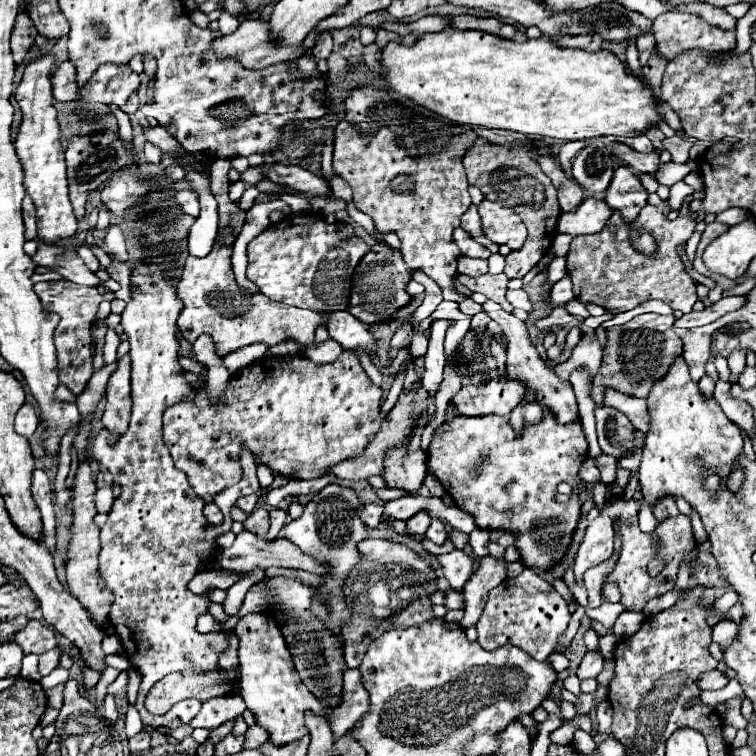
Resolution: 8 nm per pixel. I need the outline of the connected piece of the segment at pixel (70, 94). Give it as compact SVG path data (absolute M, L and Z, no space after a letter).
M64 60L52 76L52 90L56 100L74 100L76 98L76 66L70 60Z

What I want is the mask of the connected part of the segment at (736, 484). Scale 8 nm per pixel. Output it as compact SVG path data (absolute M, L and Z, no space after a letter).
M736 460L736 462L732 464L732 474L728 476L728 488L730 488L730 492L738 492L738 490L742 488L744 480L746 480L744 468L742 468L742 466L740 466L740 462Z

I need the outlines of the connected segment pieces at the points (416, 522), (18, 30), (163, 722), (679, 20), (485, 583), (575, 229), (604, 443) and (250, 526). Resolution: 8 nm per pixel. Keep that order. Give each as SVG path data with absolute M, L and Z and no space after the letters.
M420 510L418 514L414 514L412 518L408 518L406 520L406 524L408 524L408 532L410 534L424 534L426 530L428 530L428 526L430 526L430 514L428 514L428 510Z
M20 12L16 16L16 26L14 26L12 38L10 38L10 48L12 48L16 64L20 64L26 58L26 52L34 44L36 34L38 32L36 32L36 26L32 24L30 16L26 12Z
M136 264L136 268L134 268L134 272L132 272L132 280L130 280L130 284L132 286L136 286L136 292L132 292L130 296L132 296L132 302L124 308L124 312L122 312L122 322L120 322L120 326L124 328L124 334L128 336L128 342L130 342L130 358L132 358L132 416L130 416L130 428L128 428L128 432L124 434L124 436L120 436L116 442L112 442L110 444L110 432L106 430L106 428L102 428L98 434L94 434L92 436L92 440L90 440L90 448L88 448L88 452L90 452L90 458L94 458L94 460L98 460L98 462L102 462L102 466L106 466L110 472L112 472L112 476L114 476L114 482L120 486L120 496L114 500L114 506L112 506L112 510L110 510L110 514L108 514L108 520L106 520L106 524L102 526L102 530L100 530L100 542L102 542L102 550L100 550L100 566L98 566L98 576L104 580L104 586L108 588L108 590L112 590L112 594L114 594L114 602L112 602L112 606L110 606L110 612L108 612L108 622L114 626L114 632L118 634L118 638L120 638L120 642L122 642L122 646L124 646L124 650L126 650L126 654L144 654L144 656L140 656L140 660L134 660L134 662L138 662L136 664L136 670L141 674L141 682L139 686L138 692L138 700L136 700L136 708L138 708L138 712L140 712L140 716L142 722L144 722L144 726L152 726L152 728L156 728L156 726L166 726L166 728L178 728L178 726L184 726L184 724L188 724L198 712L200 712L200 708L202 708L202 702L200 700L196 700L196 698L186 698L186 700L182 700L182 702L178 702L178 704L174 704L166 714L162 715L154 715L148 712L146 708L144 708L144 698L146 698L150 688L158 681L161 680L164 676L174 673L174 672L184 672L186 670L193 670L196 668L212 668L216 664L218 664L218 656L228 648L228 636L224 634L224 632L208 632L208 634L200 634L198 630L196 630L196 622L198 622L198 618L202 616L202 614L206 614L208 612L208 606L212 604L210 602L210 598L208 598L208 592L204 592L204 594L192 594L190 590L188 590L188 582L192 580L192 570L194 572L198 572L198 570L202 570L210 560L212 560L212 554L216 556L216 552L220 550L220 546L216 544L216 538L220 536L220 534L226 534L228 530L230 530L230 526L232 526L232 516L230 516L230 508L232 508L232 504L240 498L240 496L248 496L248 494L254 494L254 492L258 492L260 490L260 484L258 484L258 476L256 476L256 460L254 460L254 454L248 450L248 448L242 448L242 452L240 452L240 464L242 464L242 480L238 482L238 484L234 484L232 488L226 488L224 492L220 492L220 494L216 494L216 502L218 502L218 508L222 508L222 514L224 514L224 522L220 524L220 526L212 526L212 524L208 524L206 520L204 520L204 514L202 514L202 500L192 492L192 488L190 488L190 484L188 484L188 480L186 480L186 476L184 476L184 472L180 472L180 470L176 470L174 468L174 464L172 464L172 458L168 456L168 448L160 442L160 436L162 436L162 412L168 408L168 406L172 406L172 404L178 404L178 402L186 402L186 400L194 400L196 398L196 394L198 394L198 390L184 378L184 368L180 366L180 362L178 362L178 358L180 358L180 340L178 340L178 326L176 326L176 318L178 318L178 314L180 314L180 300L178 300L178 296L176 296L176 288L172 286L172 282L168 282L170 280L170 276L164 276L164 274L160 274L164 268L158 268L158 266L154 266L154 264Z
M678 10L660 14L654 20L654 36L656 36L656 52L660 54L662 60L668 60L668 62L672 62L676 56L680 56L692 48L698 48L704 52L728 52L734 48L734 42L736 42L734 32L720 30L716 26L710 26L696 14L686 14L686 12L678 12Z
M484 556L480 558L478 570L468 578L464 584L464 598L466 598L466 608L464 608L464 618L460 620L462 628L468 628L476 624L476 620L482 614L482 608L486 604L488 592L502 584L506 578L506 568L508 562L504 558L494 558L494 556Z
M586 198L576 212L561 213L558 218L557 232L566 232L570 236L600 232L608 218L612 216L612 208L598 198Z
M608 406L594 408L598 424L598 442L604 454L622 456L626 450L632 450L632 422L618 410Z
M260 506L258 510L254 510L254 512L244 520L244 528L250 530L250 532L254 532L254 534L260 534L262 538L266 538L268 528L270 528L268 510L264 510L264 506Z

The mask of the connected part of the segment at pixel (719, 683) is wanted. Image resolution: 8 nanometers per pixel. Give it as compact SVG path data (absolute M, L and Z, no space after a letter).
M712 670L706 676L700 676L700 690L720 690L728 684L728 678L720 670Z

